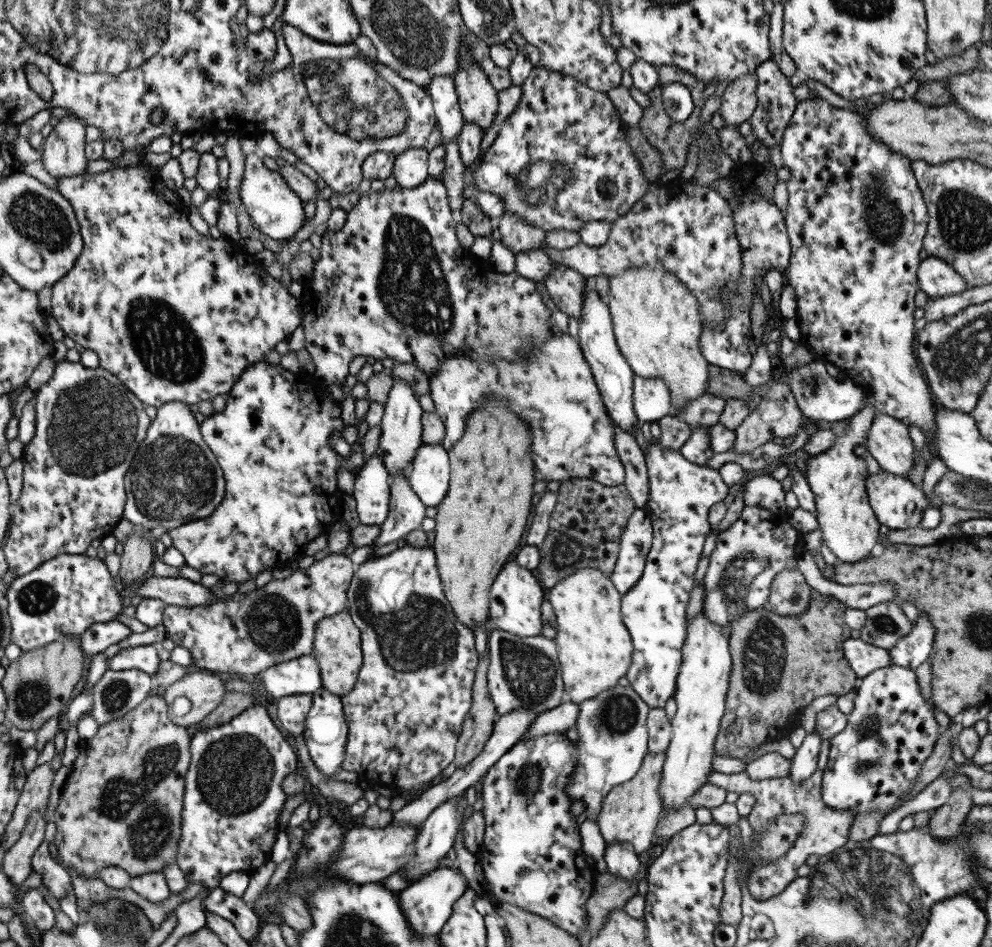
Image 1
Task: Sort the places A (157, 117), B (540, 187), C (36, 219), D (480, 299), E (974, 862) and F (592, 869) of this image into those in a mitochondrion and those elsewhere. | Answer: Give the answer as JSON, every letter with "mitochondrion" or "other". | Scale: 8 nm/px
{"A":"other","B":"mitochondrion","C":"mitochondrion","D":"other","E":"other","F":"other"}

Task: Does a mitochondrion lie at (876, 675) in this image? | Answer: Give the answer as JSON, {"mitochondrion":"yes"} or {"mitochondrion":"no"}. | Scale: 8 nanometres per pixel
{"mitochondrion":"no"}

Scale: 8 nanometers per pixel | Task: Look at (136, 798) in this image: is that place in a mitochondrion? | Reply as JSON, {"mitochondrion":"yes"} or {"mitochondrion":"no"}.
{"mitochondrion":"yes"}

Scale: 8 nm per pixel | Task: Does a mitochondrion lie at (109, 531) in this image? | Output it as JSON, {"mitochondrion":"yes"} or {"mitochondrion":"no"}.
{"mitochondrion":"no"}

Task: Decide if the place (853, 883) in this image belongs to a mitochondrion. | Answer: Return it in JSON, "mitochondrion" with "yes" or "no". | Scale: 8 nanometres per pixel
{"mitochondrion":"yes"}

